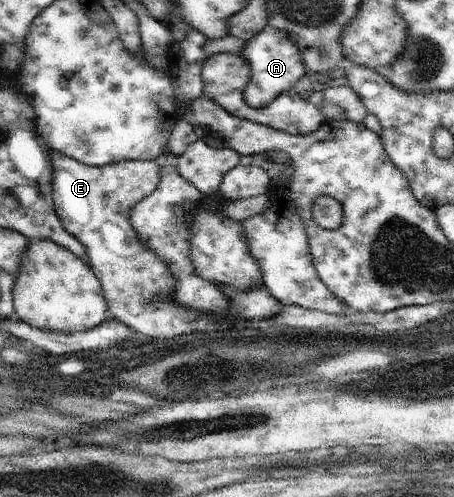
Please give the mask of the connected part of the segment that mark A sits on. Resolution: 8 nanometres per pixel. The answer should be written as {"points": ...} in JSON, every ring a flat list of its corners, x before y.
{"points":[[267,25,255,38,247,42,241,56,249,63,252,74,243,98,252,109,264,109,281,92,291,89,307,73,306,58,297,43,284,31]]}

